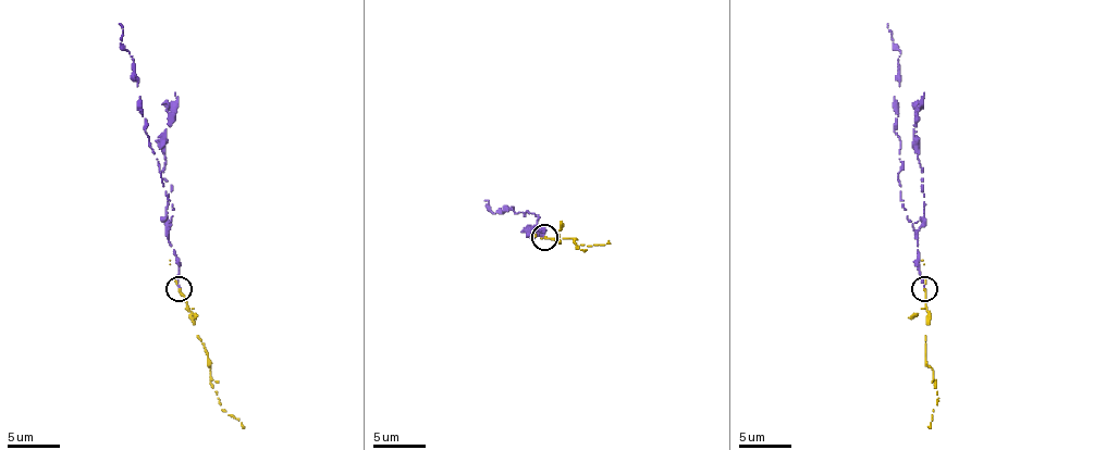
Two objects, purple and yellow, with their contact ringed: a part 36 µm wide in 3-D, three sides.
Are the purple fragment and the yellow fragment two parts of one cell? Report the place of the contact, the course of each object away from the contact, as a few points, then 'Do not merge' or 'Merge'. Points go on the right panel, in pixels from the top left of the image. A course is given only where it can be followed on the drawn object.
Place: (924, 289). Course of purple: (924, 288), (917, 230), (901, 204), (901, 148), (894, 98), (901, 51), (888, 23). Course of yellow: (924, 288), (924, 355), (935, 382), (937, 402), (932, 410), (930, 428). Do not merge

